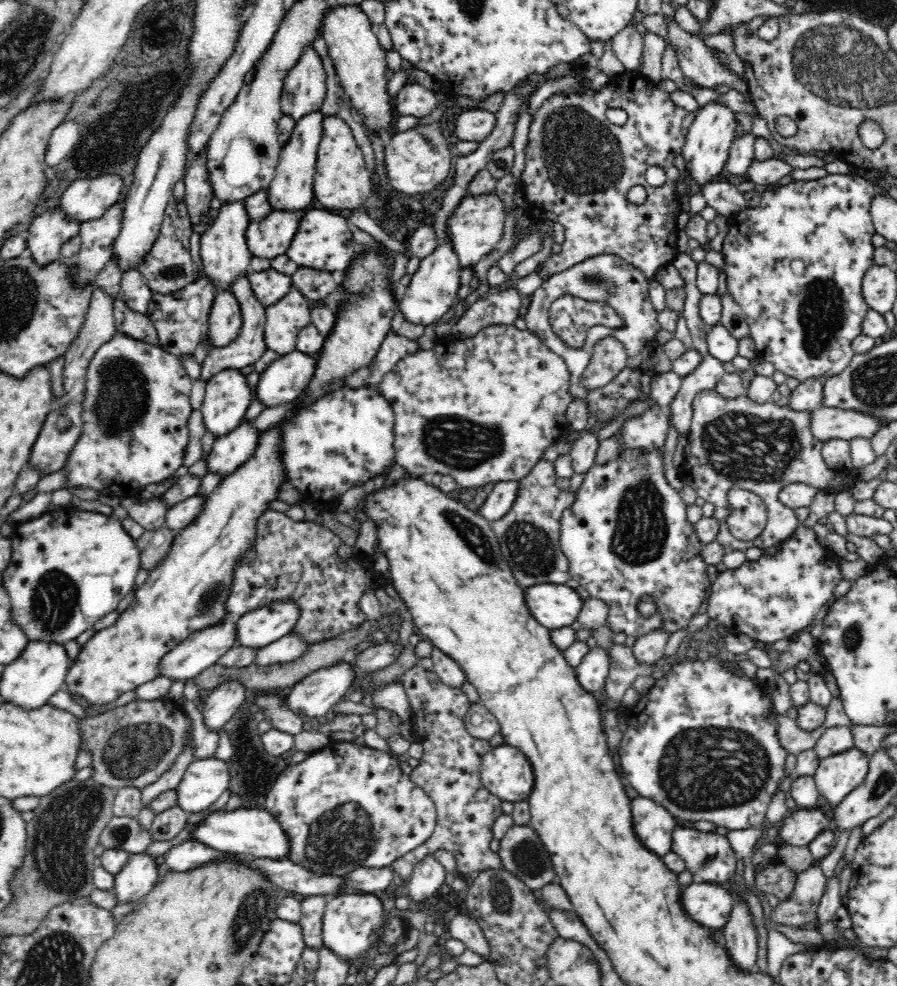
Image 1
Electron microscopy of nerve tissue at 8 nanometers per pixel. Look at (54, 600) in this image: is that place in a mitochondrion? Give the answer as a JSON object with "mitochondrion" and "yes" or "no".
{"mitochondrion":"yes"}

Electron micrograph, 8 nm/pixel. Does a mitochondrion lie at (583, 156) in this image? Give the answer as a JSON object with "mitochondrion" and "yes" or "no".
{"mitochondrion":"yes"}

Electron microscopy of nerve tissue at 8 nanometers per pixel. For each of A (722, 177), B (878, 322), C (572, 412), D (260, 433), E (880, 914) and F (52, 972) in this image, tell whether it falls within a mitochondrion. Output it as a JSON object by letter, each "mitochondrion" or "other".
{"A":"other","B":"other","C":"other","D":"other","E":"other","F":"mitochondrion"}

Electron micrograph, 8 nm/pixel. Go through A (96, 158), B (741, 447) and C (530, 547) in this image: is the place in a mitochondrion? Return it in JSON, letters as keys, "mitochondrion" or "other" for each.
{"A":"other","B":"mitochondrion","C":"mitochondrion"}

